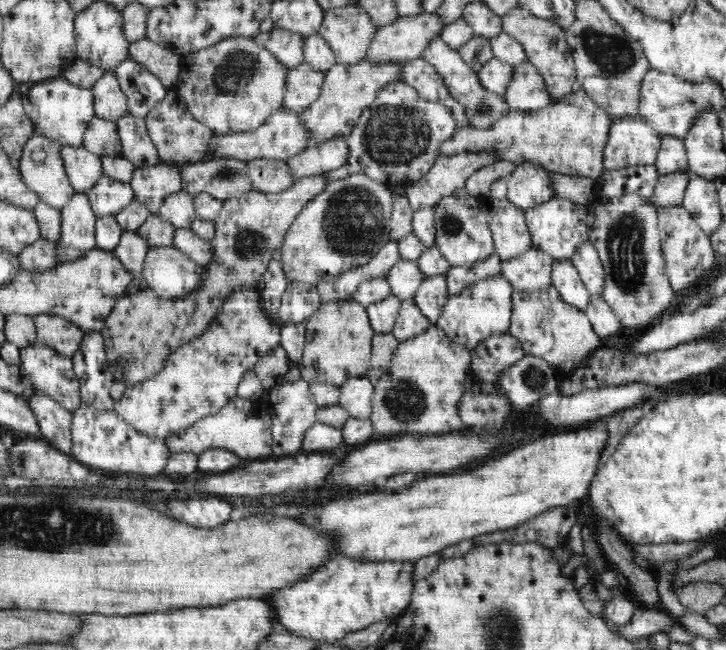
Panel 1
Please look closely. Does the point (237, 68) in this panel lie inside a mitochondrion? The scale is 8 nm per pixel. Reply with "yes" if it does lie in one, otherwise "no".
yes

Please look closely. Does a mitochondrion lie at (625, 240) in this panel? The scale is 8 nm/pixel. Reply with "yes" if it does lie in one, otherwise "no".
yes

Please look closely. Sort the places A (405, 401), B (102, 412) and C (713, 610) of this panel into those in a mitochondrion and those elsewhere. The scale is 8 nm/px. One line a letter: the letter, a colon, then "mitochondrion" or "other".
A: mitochondrion
B: other
C: other

